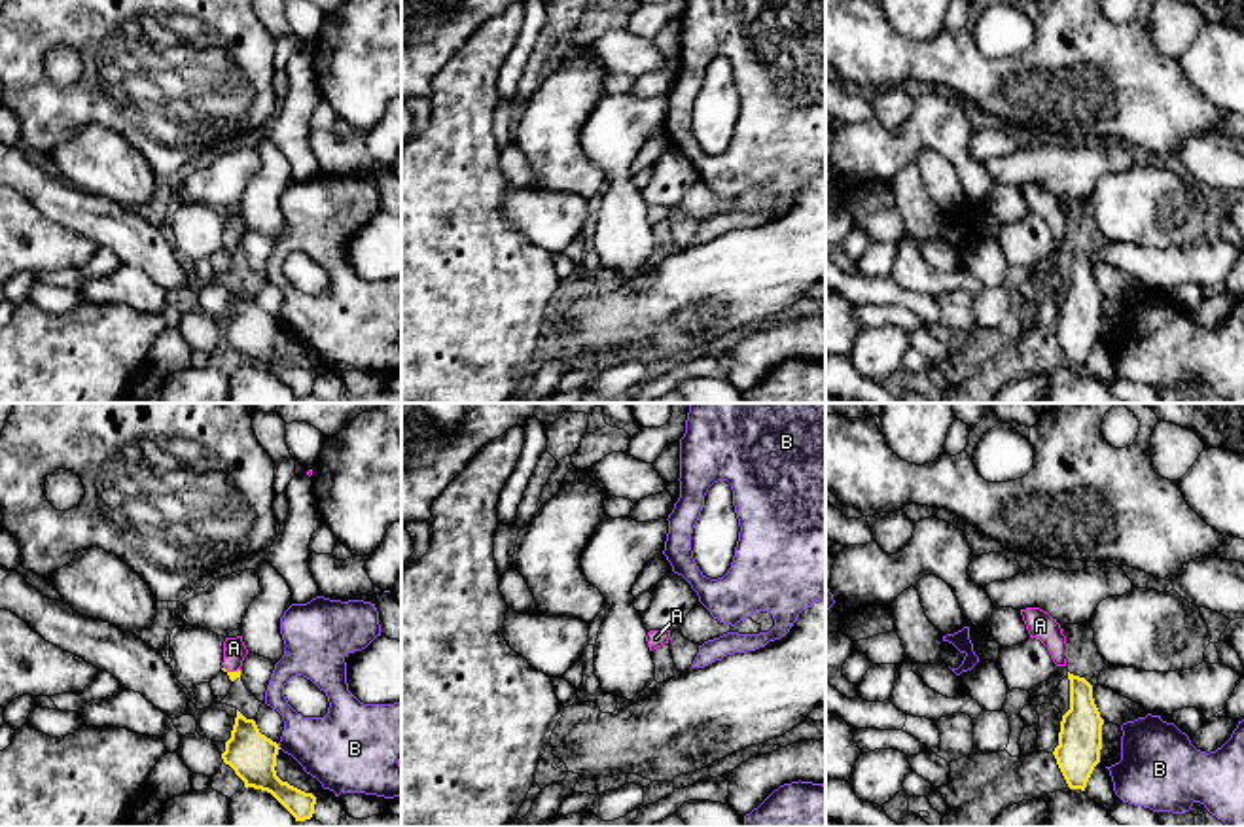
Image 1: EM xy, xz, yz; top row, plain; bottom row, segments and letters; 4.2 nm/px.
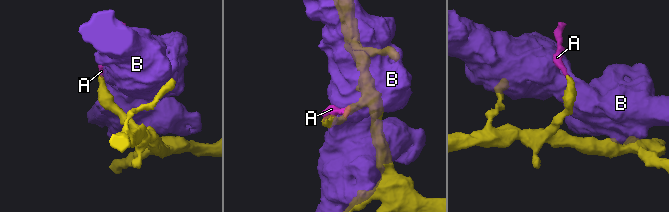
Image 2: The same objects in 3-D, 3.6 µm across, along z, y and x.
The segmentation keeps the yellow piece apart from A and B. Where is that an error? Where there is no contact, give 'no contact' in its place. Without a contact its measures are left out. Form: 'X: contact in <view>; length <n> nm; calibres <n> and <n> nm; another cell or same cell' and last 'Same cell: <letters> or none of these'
A: contact in xy; length 70 nm; calibres 40 and 100 nm; same cell
B: contact in xy; length 30 nm; calibres 200 and 300 nm; another cell
Same cell: A

